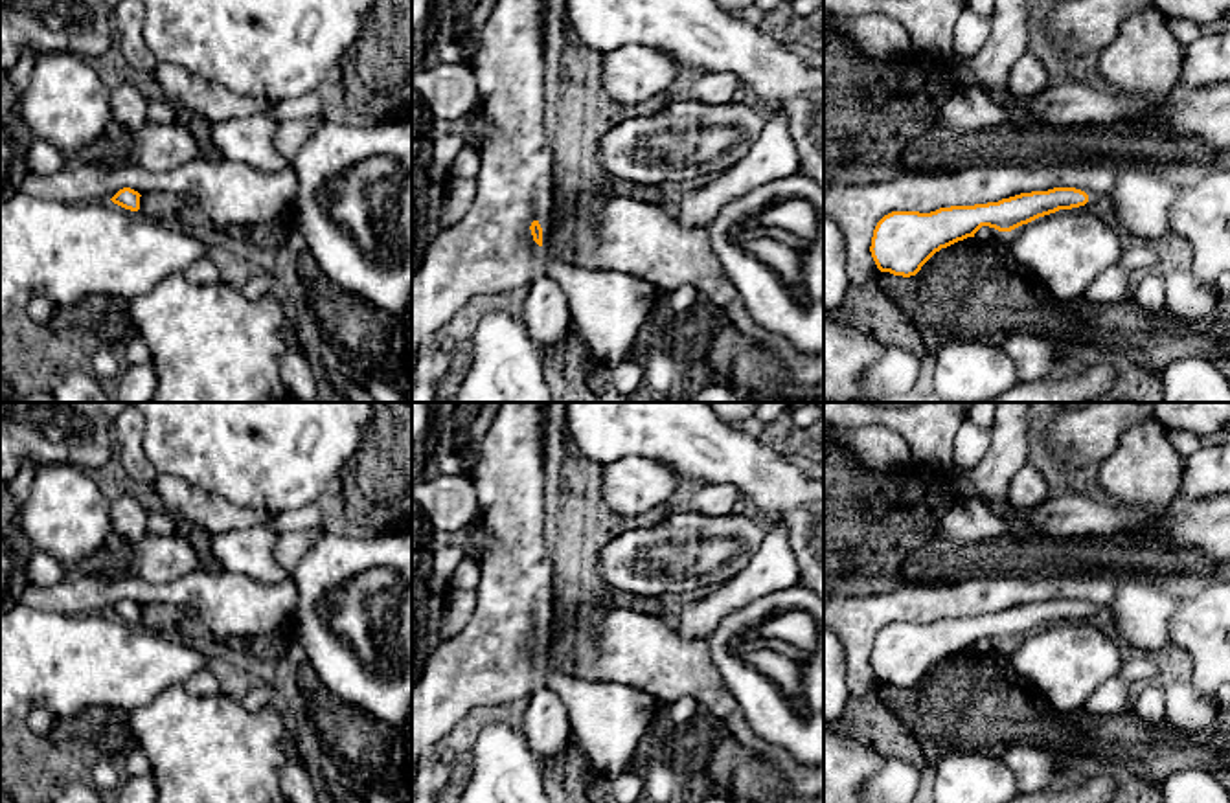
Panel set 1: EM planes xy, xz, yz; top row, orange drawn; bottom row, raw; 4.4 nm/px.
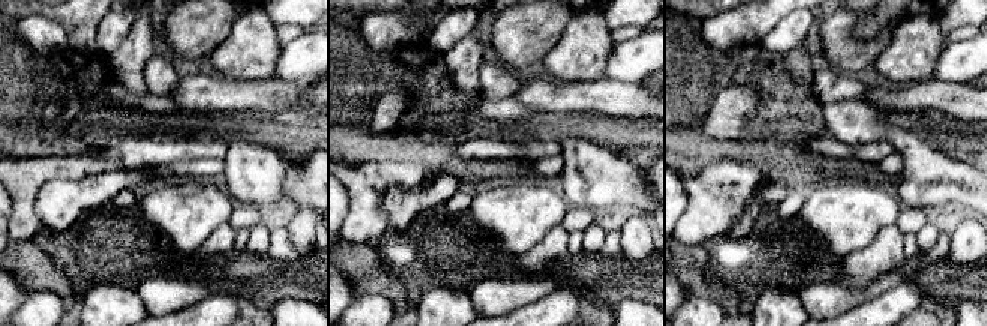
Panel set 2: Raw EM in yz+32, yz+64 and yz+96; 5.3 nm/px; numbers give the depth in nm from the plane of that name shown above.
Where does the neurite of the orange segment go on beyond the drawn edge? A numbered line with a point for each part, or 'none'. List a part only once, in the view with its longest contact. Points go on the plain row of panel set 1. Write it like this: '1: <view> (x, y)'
none

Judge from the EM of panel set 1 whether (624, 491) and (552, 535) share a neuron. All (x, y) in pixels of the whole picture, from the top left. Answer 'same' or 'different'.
different

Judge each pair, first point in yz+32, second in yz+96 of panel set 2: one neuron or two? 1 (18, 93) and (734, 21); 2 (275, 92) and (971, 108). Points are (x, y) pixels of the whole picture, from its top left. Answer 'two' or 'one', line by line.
1: two
2: one

